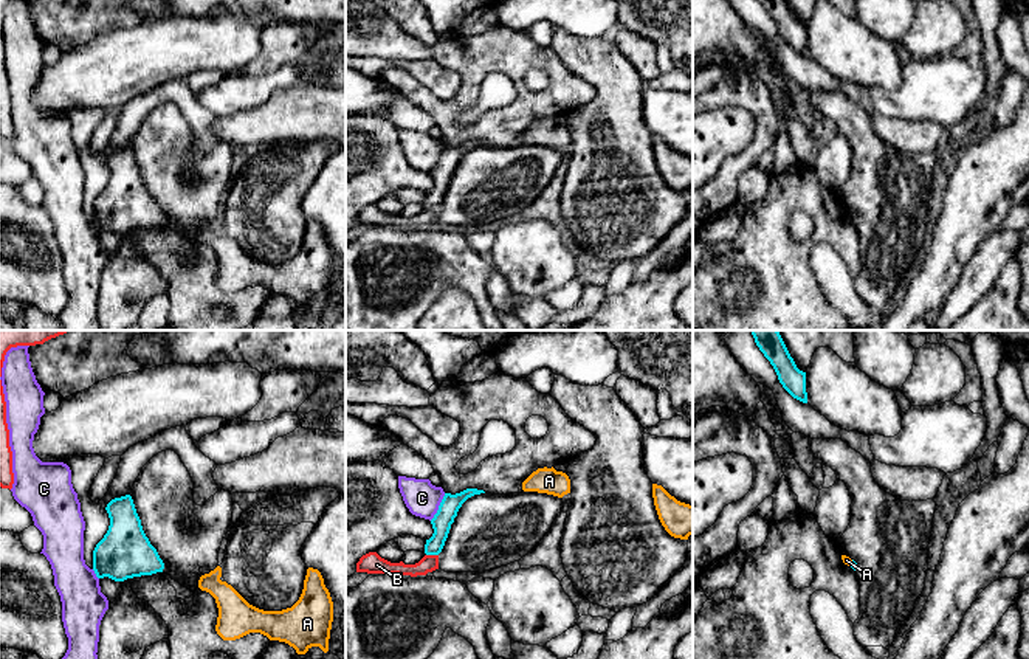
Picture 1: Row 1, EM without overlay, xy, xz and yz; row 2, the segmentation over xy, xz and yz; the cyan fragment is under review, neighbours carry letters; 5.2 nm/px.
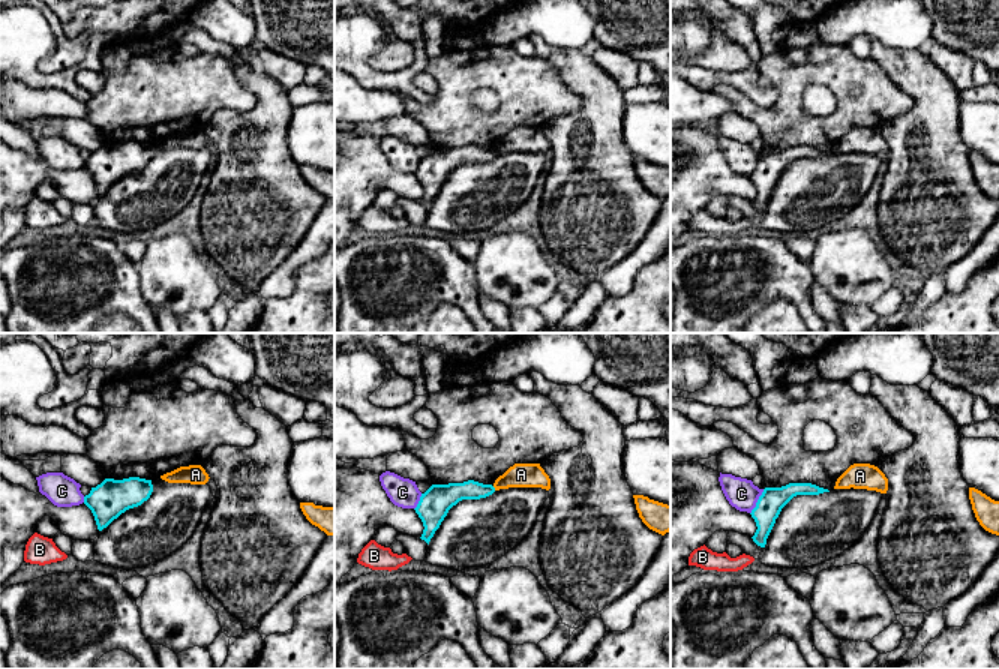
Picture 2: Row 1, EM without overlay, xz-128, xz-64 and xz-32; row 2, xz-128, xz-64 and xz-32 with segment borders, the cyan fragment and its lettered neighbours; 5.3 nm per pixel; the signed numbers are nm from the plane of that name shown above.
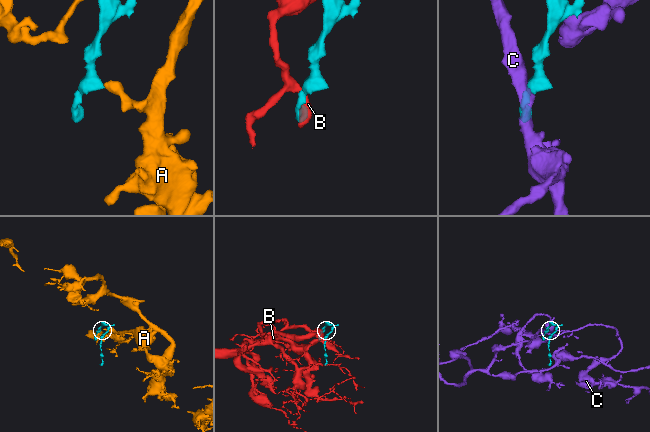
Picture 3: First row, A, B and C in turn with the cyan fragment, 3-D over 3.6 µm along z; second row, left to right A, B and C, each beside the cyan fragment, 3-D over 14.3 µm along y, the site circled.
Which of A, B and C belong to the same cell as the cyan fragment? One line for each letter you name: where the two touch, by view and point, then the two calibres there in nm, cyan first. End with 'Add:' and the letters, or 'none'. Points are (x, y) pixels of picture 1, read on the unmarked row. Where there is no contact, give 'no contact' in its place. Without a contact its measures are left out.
Add: none

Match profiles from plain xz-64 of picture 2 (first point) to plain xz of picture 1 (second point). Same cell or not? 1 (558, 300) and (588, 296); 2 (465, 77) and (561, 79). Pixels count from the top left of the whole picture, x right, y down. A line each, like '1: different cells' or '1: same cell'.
1: different cells
2: same cell

